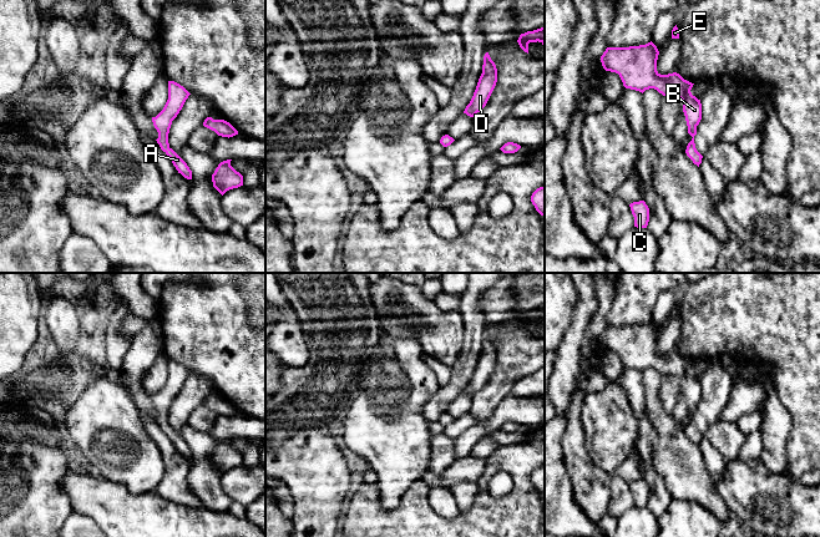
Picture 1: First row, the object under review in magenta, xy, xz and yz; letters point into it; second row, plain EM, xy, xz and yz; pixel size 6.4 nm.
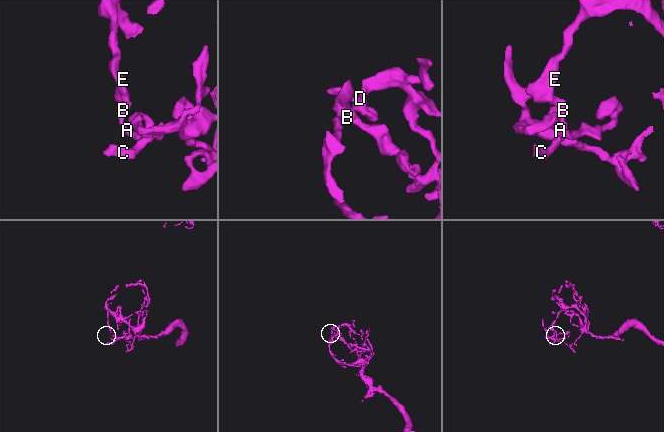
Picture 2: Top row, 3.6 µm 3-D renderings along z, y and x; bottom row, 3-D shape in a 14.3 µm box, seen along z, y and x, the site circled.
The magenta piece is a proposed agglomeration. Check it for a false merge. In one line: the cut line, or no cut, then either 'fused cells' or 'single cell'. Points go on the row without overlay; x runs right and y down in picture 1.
cut none; single cell

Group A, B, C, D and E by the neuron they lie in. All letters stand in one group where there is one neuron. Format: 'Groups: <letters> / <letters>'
Groups: A B C D E

